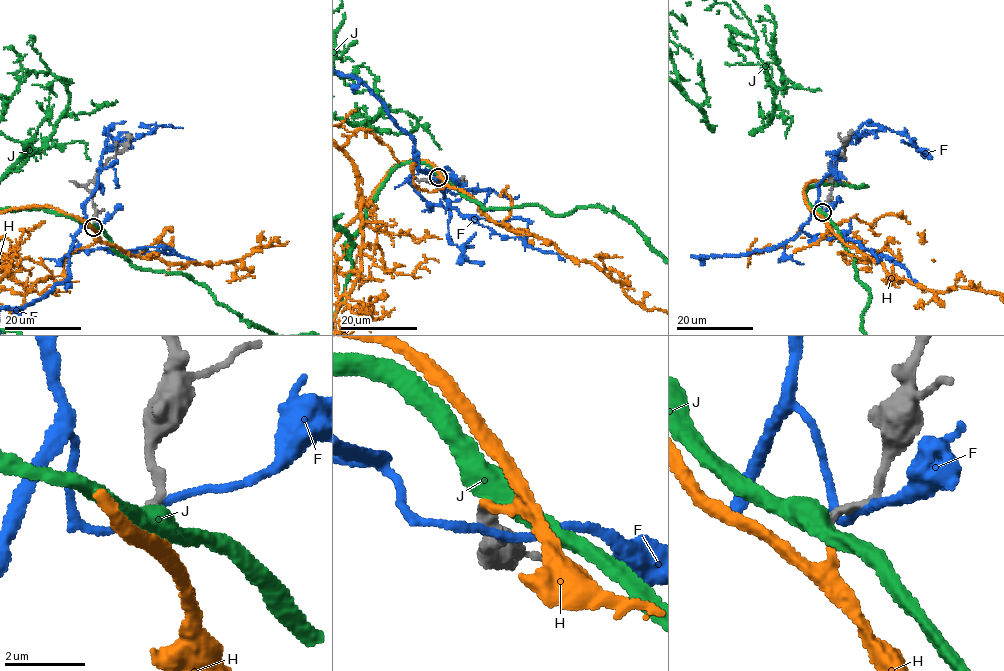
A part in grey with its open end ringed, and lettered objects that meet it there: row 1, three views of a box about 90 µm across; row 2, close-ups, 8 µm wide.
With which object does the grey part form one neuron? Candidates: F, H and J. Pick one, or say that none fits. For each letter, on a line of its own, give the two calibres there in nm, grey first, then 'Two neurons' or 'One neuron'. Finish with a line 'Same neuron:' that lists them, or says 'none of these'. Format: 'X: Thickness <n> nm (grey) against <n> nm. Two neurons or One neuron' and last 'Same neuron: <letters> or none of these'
F: Thickness 300 nm (grey) against 180 nm. Two neurons
H: Thickness 240 nm (grey) against 180 nm. One neuron
J: Thickness 240 nm (grey) against 500 nm. Two neurons
Same neuron: H

